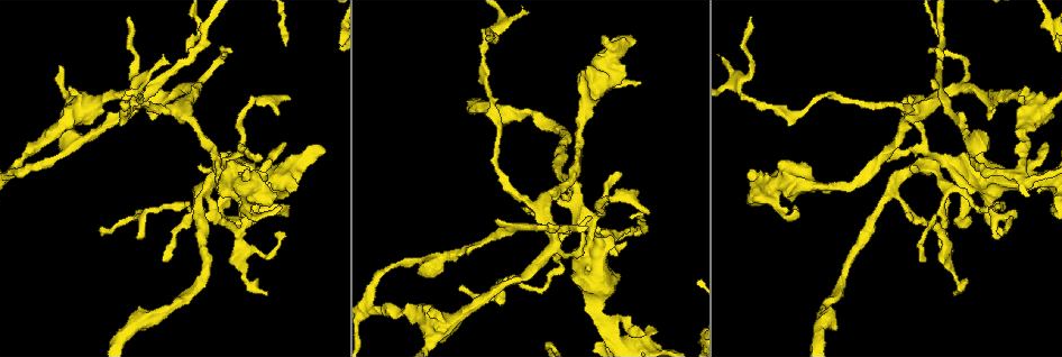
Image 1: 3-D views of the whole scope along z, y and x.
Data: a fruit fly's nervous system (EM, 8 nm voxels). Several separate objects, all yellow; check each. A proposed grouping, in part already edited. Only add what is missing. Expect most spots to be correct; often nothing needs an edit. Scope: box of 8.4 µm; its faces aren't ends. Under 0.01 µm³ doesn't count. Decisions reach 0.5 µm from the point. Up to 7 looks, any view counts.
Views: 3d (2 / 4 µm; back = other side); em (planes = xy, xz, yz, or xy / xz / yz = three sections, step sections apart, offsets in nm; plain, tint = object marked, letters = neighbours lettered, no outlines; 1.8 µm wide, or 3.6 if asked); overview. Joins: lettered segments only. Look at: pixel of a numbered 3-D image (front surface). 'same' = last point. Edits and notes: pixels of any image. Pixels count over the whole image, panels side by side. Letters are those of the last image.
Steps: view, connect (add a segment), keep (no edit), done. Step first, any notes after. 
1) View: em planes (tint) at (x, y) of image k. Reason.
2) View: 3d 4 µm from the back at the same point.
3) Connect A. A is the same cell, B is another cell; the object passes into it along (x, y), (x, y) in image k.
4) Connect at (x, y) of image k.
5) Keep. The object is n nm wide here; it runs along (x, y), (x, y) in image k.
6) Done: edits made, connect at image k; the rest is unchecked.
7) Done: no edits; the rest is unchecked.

View: 3d 4 µm at (1026, 87) of image 1.

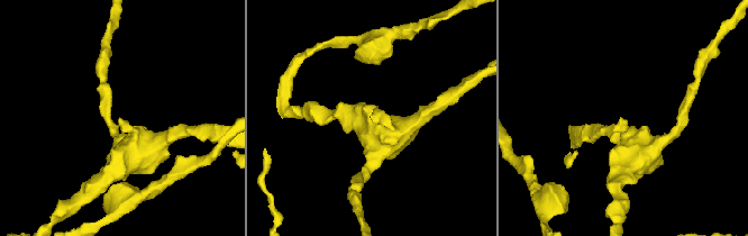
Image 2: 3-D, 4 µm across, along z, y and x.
View: em 3.6 µm yz step 4 (tint) at (370, 117) of image 2.

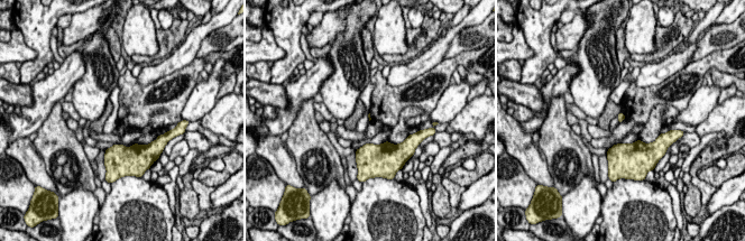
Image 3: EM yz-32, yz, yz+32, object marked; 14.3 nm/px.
View: em 3.6 µm planes (letters) at the same point.

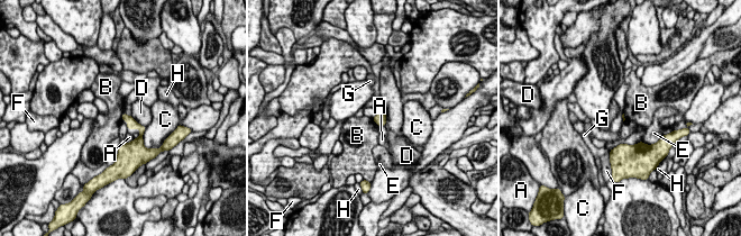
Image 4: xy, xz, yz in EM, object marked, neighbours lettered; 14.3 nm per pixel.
Keep. A, B, C, D, E, F, G and H are other cells; a border runs along (124, 112), (120, 119) in image 4; none of them fits.

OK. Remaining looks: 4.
View: 3d 4 µm at (988, 118) of image 1. Free end.

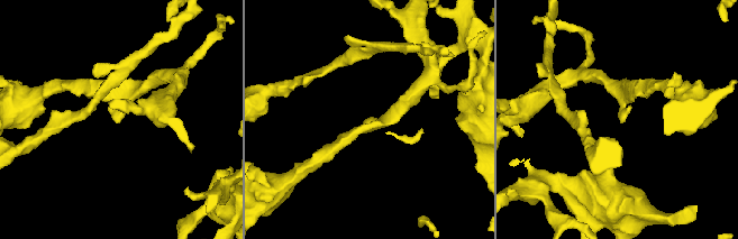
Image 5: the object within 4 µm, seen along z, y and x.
View: em 3.6 µm xz step 4 (letters) at (625, 117) of image 5. The arms are 190, 200 nm wide; shape alone is not enough.

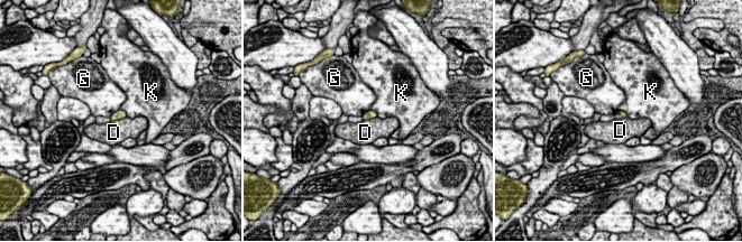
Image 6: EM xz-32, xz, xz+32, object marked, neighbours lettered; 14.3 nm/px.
View: em 3.6 µm xy step 4 (letters) at the same point. Cut it another way.

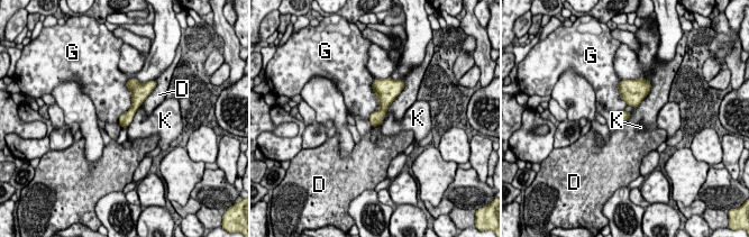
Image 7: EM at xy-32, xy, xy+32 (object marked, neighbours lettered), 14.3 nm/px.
Keep. The object is 140 nm wide here; D, G and K are other cells; no lettered segment goes on from it.

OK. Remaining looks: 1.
View: em 3.6 µm planes (letters) at (972, 185) of image 1. Thin neck.

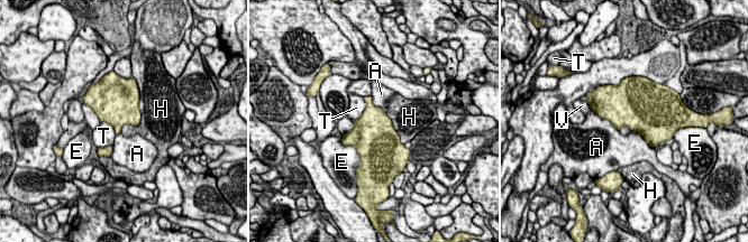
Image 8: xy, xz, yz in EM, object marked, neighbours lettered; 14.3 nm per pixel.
Keep. A, E, H, T and V are other cells; a border runs along (137, 85), (139, 122), (133, 127) in image 8; none of them fits.

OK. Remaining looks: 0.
Done: no edits; the rest is unchecked.

